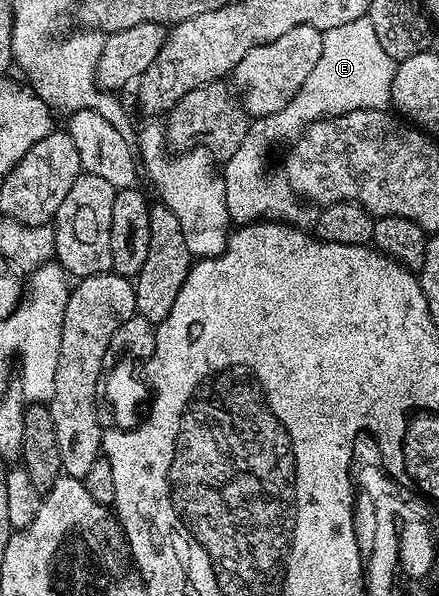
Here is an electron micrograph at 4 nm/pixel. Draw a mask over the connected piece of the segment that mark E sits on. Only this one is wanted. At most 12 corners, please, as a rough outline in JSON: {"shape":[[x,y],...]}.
{"shape":[[369,17],[321,38],[280,112],[253,119],[225,159],[231,223],[309,231],[319,207],[266,149],[310,123],[390,106],[396,62]]}

